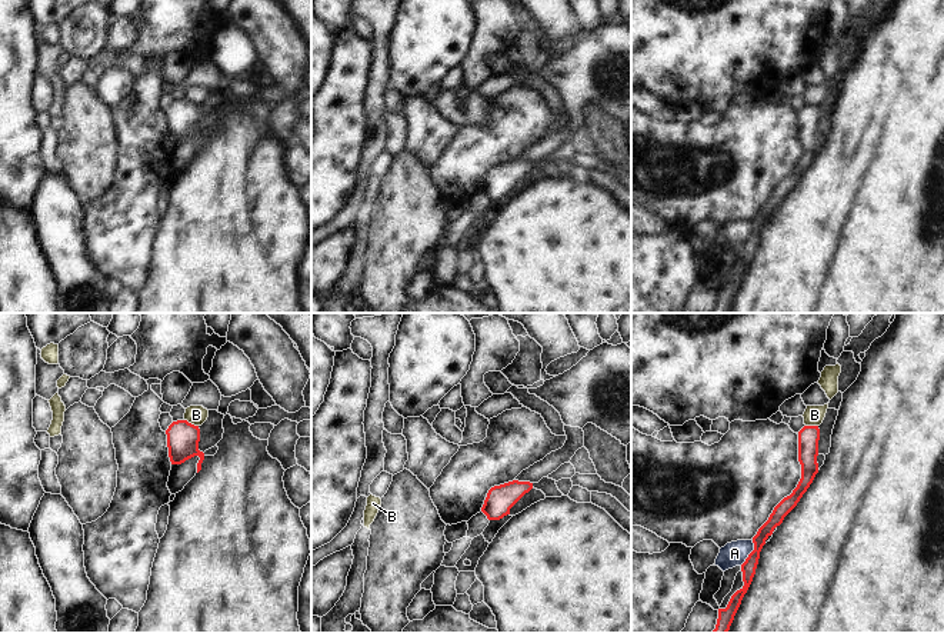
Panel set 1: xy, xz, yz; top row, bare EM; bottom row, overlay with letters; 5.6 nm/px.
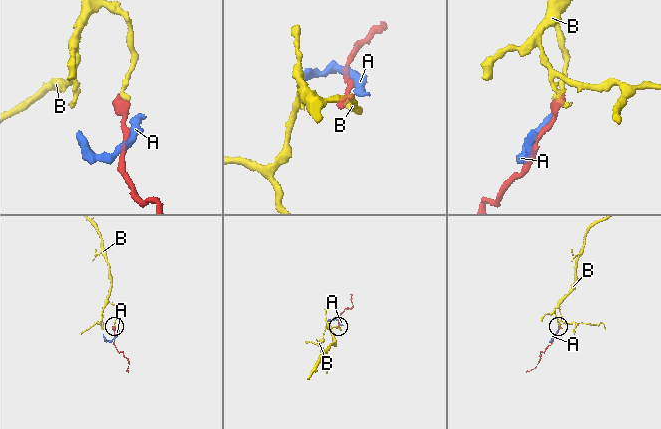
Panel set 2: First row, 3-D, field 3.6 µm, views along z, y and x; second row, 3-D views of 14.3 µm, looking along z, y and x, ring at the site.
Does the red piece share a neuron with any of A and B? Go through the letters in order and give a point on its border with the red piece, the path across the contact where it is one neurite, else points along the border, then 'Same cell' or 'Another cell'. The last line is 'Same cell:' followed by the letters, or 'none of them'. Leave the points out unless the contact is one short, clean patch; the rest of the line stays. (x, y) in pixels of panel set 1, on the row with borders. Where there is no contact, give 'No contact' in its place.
A: Touches red at yz (750, 553). Boundary: yz (753, 540), (753, 549), (740, 565). Another cell
B: Touches red at xy (190, 423). Boundary: xy (184, 419), (197, 426). Another cell
Same cell: none of them

